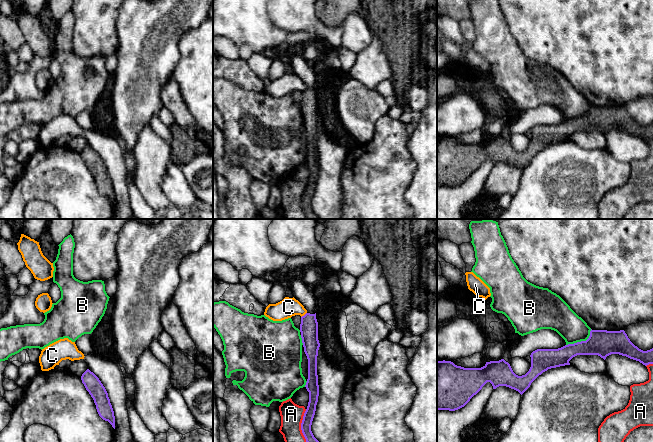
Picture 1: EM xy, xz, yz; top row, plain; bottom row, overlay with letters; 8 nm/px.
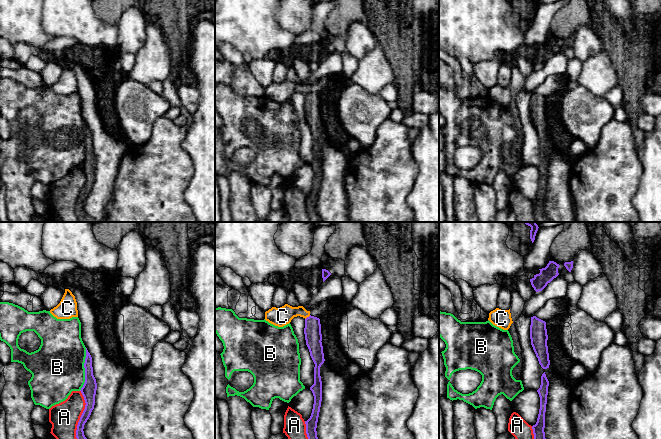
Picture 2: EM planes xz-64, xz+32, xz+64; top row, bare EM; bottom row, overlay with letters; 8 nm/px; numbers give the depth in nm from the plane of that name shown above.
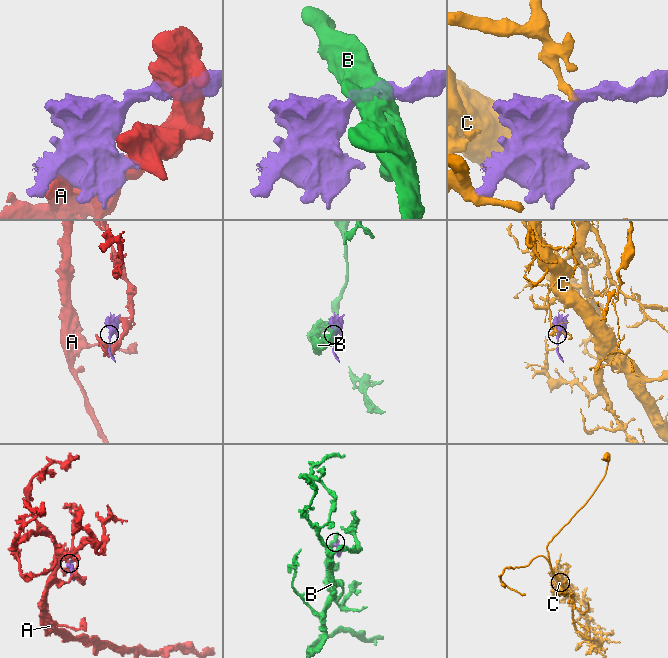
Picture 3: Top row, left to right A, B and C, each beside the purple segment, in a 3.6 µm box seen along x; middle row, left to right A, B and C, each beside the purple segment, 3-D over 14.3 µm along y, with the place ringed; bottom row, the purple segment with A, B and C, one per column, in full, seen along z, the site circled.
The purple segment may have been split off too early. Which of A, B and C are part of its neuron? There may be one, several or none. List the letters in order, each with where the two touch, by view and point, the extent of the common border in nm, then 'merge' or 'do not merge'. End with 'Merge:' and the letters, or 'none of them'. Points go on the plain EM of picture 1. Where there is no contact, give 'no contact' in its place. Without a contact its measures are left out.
A: contact xz (301, 202); length 280 nm; do not merge
B: contact yz (581, 117); length 240 nm; do not merge
C: contact xz (304, 91); length 60 nm; do not merge
Merge: none of them

